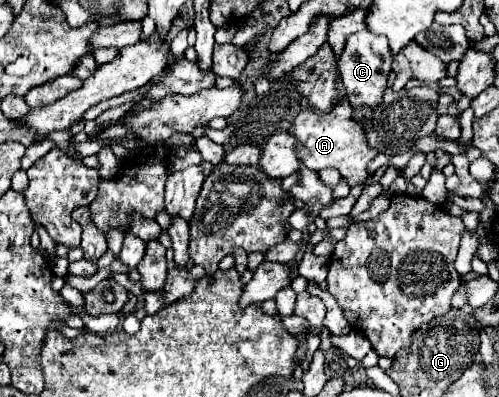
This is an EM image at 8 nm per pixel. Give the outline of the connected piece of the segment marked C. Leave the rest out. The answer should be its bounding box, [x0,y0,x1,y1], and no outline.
[338,30,392,112]

